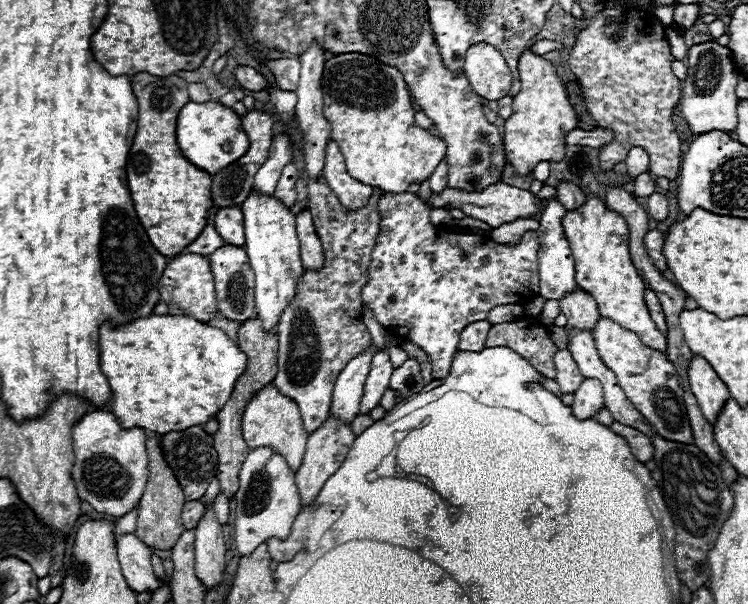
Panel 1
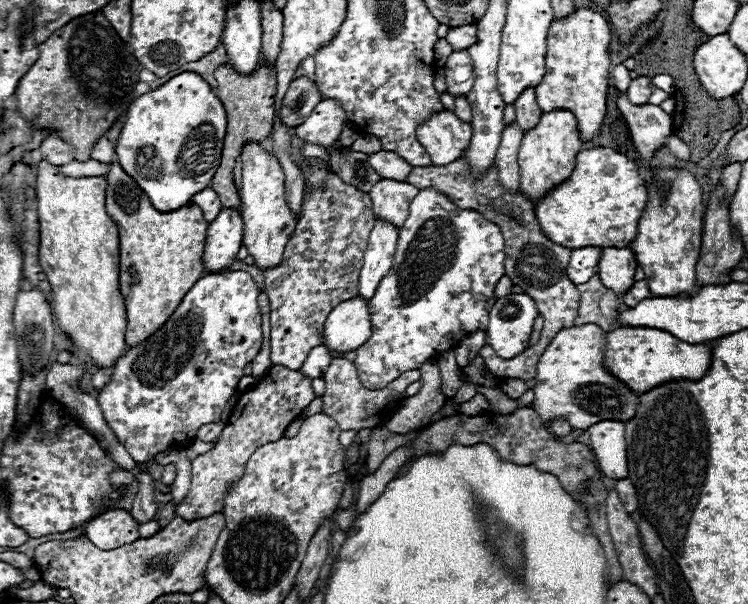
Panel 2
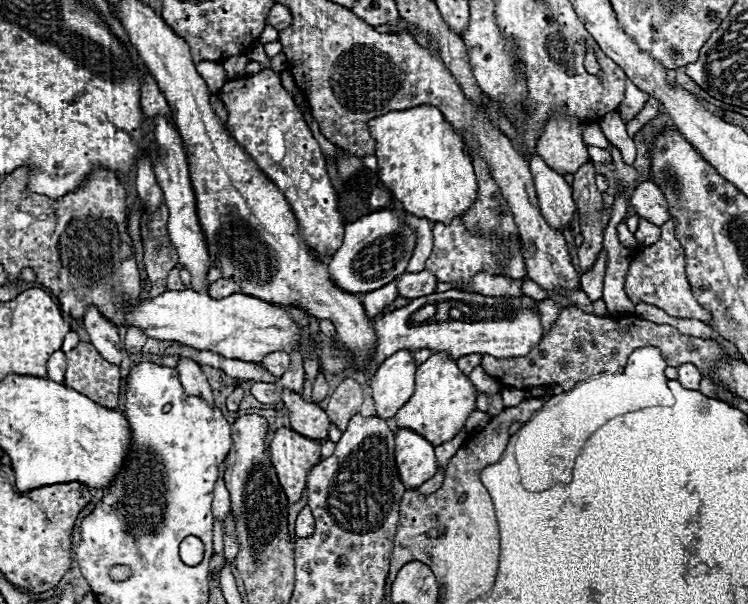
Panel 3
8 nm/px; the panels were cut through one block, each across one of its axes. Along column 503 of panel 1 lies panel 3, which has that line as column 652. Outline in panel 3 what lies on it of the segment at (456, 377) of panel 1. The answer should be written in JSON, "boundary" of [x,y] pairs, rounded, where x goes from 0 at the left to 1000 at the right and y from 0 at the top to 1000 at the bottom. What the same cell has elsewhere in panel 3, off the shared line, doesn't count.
{"boundary":[[[864,573],[842,586],[840,603],[829,619],[794,619],[757,649],[753,649],[751,641],[741,639],[738,651],[746,656],[738,656],[733,666],[727,666],[727,672],[717,679],[711,692],[680,727],[679,735],[684,735],[687,745],[687,762],[693,762],[690,772],[695,801],[706,815],[730,811],[746,798],[759,801],[765,795],[767,762],[775,752],[781,732],[789,719],[807,705],[807,699],[858,675],[898,672],[898,649],[893,646],[893,626],[888,619],[890,606],[893,603],[885,583],[874,573]]]}

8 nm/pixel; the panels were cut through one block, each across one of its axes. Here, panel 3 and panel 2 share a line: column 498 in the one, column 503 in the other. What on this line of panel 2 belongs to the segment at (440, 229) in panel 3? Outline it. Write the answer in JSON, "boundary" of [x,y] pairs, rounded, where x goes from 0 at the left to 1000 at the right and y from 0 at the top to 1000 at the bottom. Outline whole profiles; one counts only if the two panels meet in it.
{"boundary":[[[580,311],[561,315],[548,338],[548,354],[535,377],[532,411],[521,450],[508,464],[503,487],[492,500],[497,556],[476,579],[476,613],[481,632],[495,646],[511,646],[545,613],[561,609],[572,596],[604,576],[634,546],[650,546],[652,517],[663,500],[660,474],[674,457],[674,394],[663,371],[634,348],[612,348]]]}

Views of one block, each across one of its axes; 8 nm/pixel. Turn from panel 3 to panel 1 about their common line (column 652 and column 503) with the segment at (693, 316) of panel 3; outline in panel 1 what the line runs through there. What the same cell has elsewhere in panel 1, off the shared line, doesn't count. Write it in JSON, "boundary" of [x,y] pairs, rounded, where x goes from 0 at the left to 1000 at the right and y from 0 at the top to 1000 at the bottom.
{"boundary":[[[511,321],[505,328],[508,384],[497,411],[492,440],[492,467],[484,474],[484,500],[497,513],[500,526],[524,553],[559,570],[578,596],[580,629],[599,619],[618,546],[639,530],[650,530],[660,507],[698,503],[722,487],[719,470],[719,394],[714,381],[703,381],[693,404],[666,404],[644,387],[612,387],[599,377],[575,371],[575,348],[567,348],[561,328],[545,321]]]}

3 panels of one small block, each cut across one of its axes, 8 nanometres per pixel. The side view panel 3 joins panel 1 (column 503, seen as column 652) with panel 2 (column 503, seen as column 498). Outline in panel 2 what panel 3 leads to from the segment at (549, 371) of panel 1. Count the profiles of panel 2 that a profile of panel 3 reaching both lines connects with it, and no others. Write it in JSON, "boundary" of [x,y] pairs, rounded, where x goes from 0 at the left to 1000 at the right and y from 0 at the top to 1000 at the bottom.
{"boundary":[[[615,262],[599,275],[553,275],[543,295],[545,305],[556,308],[559,315],[567,311],[583,311],[591,321],[596,321],[610,341],[615,341],[615,348],[636,348],[642,351],[647,361],[652,361],[658,371],[668,374],[674,397],[676,397],[676,437],[674,437],[674,450],[676,457],[701,480],[701,487],[706,487],[709,493],[714,493],[722,520],[730,526],[727,530],[727,546],[722,563],[701,579],[695,589],[684,593],[684,596],[674,596],[668,593],[652,570],[642,579],[642,589],[647,593],[647,603],[652,609],[652,616],[666,626],[666,629],[676,629],[676,626],[695,626],[695,629],[711,629],[717,623],[717,603],[722,596],[722,589],[727,586],[730,573],[738,566],[738,560],[754,546],[762,543],[767,536],[770,526],[770,513],[773,513],[773,480],[770,470],[765,470],[765,464],[757,457],[757,440],[762,430],[762,411],[746,407],[738,397],[733,397],[727,391],[727,384],[719,374],[719,364],[714,358],[711,338],[695,321],[679,321],[668,301],[666,301],[666,281],[663,275],[658,275],[650,288],[647,298],[634,298],[628,291],[628,278],[623,272],[623,262]]]}

